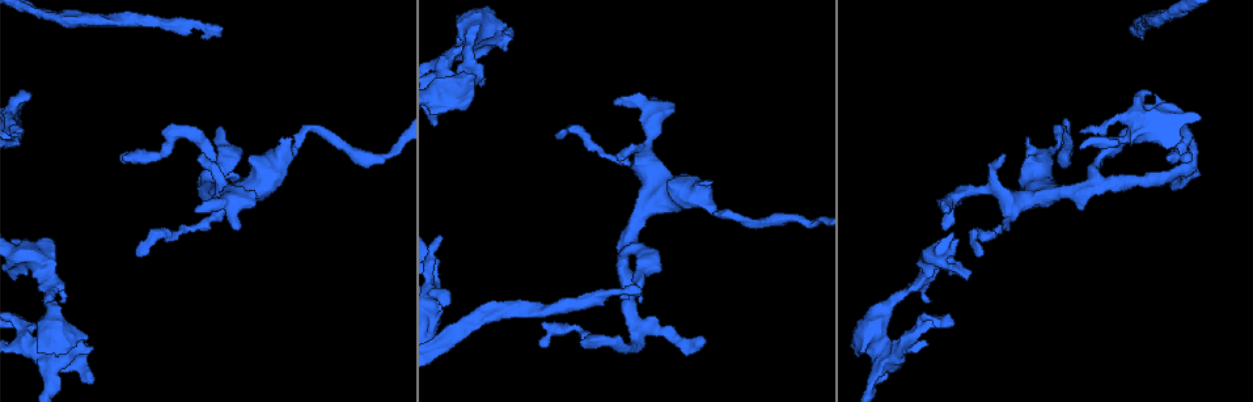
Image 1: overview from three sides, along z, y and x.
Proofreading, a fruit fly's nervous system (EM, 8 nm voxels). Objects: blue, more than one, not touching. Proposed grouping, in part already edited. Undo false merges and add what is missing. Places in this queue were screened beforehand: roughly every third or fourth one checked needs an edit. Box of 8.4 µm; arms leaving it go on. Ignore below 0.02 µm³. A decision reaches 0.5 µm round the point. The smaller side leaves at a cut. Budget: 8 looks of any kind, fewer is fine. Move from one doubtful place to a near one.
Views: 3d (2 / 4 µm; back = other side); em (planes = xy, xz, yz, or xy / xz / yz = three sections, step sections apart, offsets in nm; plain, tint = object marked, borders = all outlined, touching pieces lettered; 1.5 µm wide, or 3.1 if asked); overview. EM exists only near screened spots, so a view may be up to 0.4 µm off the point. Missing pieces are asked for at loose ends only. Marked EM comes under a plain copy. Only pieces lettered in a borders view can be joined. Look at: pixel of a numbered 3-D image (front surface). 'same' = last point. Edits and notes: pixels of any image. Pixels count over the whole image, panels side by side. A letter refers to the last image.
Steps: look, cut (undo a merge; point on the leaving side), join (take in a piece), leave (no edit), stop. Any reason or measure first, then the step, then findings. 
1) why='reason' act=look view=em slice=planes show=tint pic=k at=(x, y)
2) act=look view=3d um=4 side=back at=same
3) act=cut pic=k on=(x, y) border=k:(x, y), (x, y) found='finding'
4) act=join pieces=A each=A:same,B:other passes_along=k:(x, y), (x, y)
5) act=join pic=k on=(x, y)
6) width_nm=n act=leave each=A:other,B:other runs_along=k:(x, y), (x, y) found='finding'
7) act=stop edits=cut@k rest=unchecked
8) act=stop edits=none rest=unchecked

why='free end' act=look view=em slice=xy step=4 show=borders pic=1 at=(878, 383)

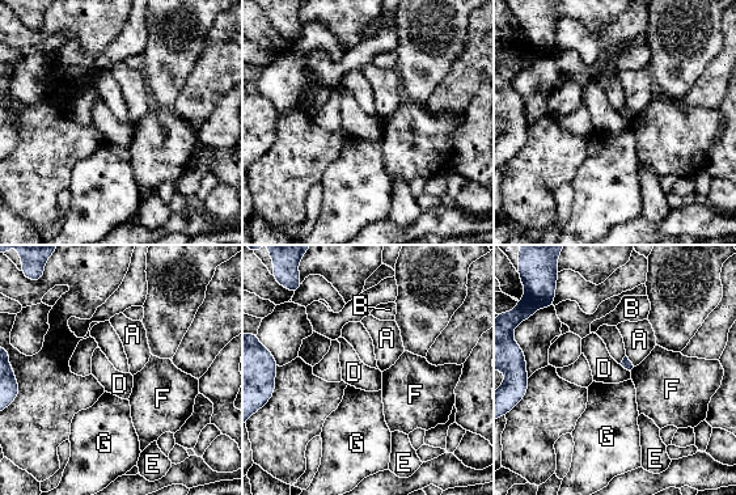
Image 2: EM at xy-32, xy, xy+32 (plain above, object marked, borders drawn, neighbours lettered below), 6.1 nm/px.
act=look view=em slice=planes show=borders at=same

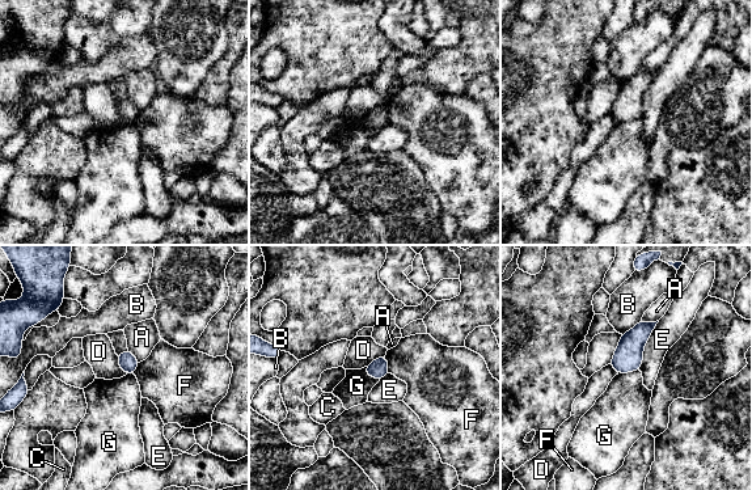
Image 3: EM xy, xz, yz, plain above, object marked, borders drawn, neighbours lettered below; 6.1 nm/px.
act=leave each=A:other,B:other,C:other,D:other,E:other,F:other,G:other border=3:(638, 370), (617, 375) found='none of them fits'

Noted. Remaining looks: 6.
why='thin end' act=look view=3d um=2 pic=1 at=(199, 157)

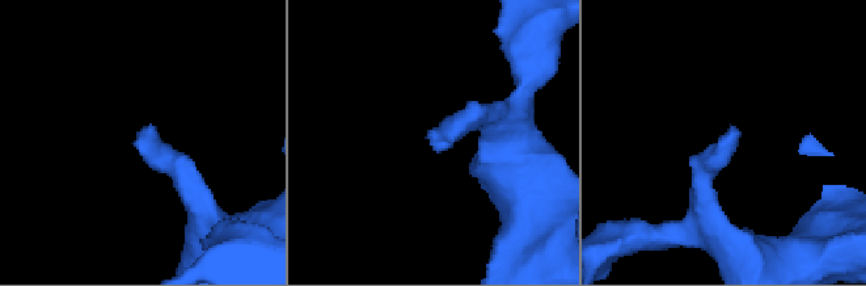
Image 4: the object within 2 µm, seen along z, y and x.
act=look view=em slice=yz step=4 show=tint pic=4 at=(731, 132)

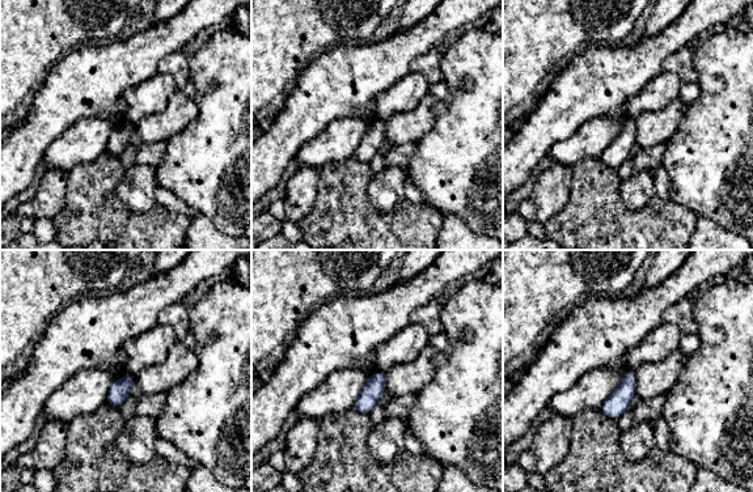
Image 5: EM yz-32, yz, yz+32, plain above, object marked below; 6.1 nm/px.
why='another direction' act=look view=em slice=planes show=borders at=same

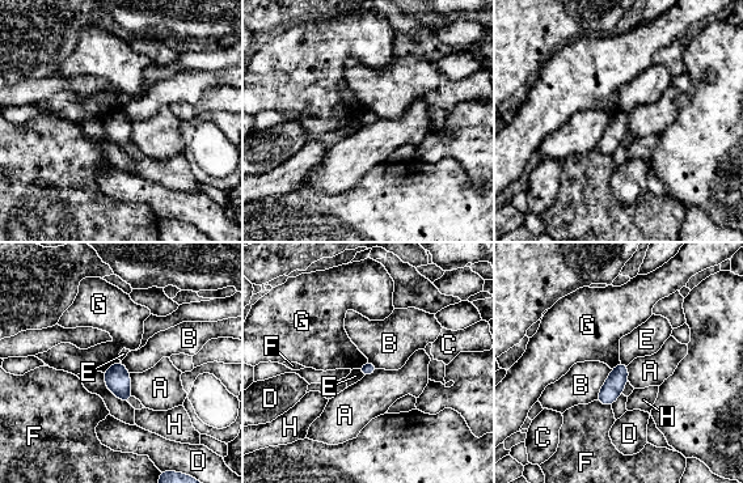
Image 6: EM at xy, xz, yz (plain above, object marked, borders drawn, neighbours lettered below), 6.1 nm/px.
act=leave each=A:other,B:other,C:other,D:other,E:other,F:other,G:other,H:other border=6:(119, 360), (102, 372) found='none of them fits'

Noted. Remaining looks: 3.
why='free end' act=look view=em slice=xy step=4 show=borders pic=1 at=(441, 306)

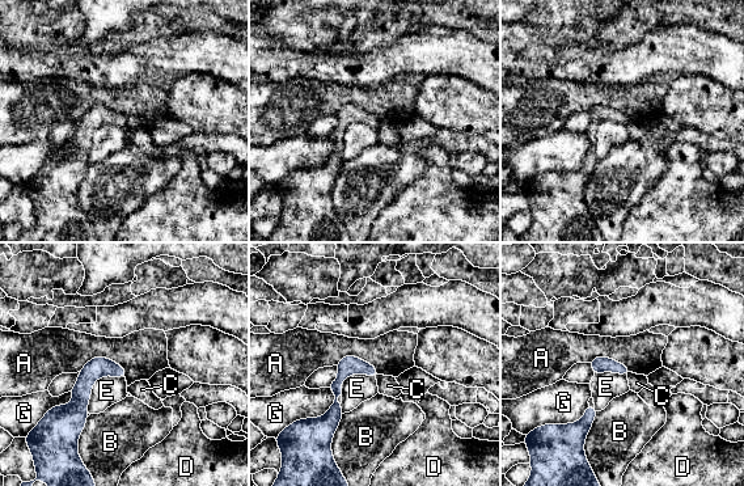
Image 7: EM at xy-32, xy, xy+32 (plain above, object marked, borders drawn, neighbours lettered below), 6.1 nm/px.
act=look view=em slice=planes show=borders at=same

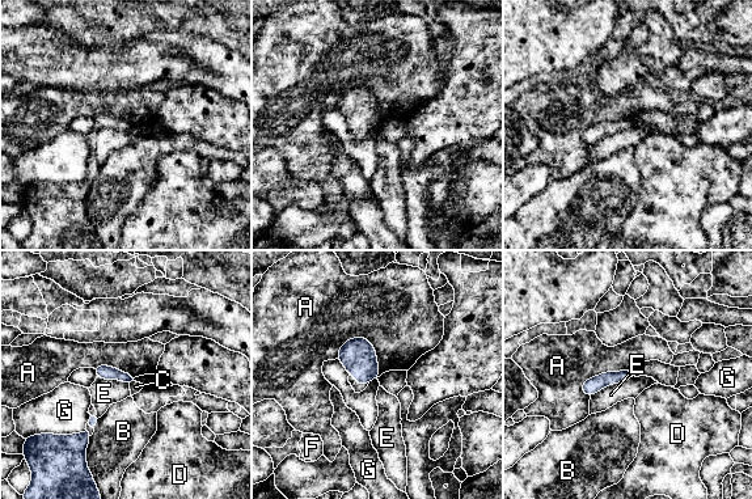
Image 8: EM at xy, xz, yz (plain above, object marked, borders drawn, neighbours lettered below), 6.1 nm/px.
longest_contact=G:320nm act=leave each=A:other,B:other,C:other,D:other,E:other,F:other,G:other runs_along=8:(626, 375), (607, 377), (584, 389) found='none of them fits'

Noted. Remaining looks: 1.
act=stop edits=none rest=unchecked

